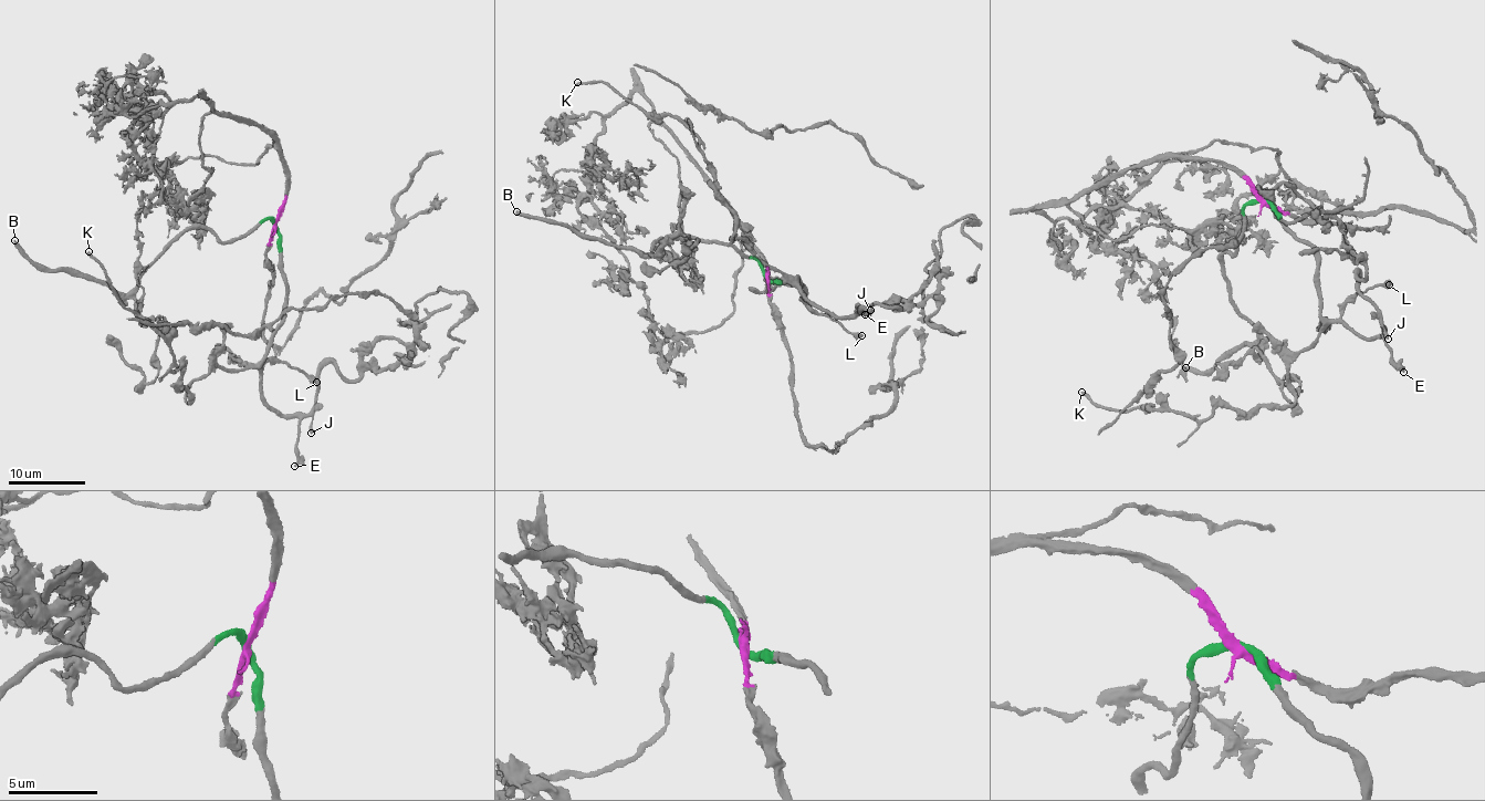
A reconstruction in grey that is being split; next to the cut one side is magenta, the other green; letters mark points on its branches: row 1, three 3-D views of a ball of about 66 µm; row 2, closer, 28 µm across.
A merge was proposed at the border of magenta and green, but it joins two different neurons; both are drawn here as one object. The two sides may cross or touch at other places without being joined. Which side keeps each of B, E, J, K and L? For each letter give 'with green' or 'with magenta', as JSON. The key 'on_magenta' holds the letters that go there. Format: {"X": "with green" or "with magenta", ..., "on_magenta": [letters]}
{"B": "with green", "E": "with green", "J": "with green", "K": "with green", "L": "with green", "on_magenta": []}

